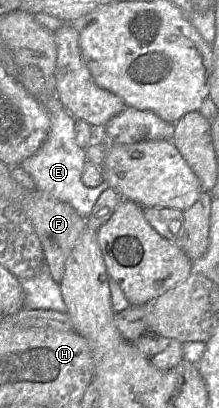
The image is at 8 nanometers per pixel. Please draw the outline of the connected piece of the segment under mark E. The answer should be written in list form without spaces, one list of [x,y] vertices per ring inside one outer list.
[[[39,97],[39,102],[49,113],[50,133],[40,149],[24,160],[20,167],[33,178],[36,189],[47,192],[58,200],[68,203],[79,215],[86,219],[101,193],[110,186],[105,180],[95,188],[86,187],[82,183],[81,175],[87,157],[86,150],[79,147],[75,141],[76,119],[56,97]]]

